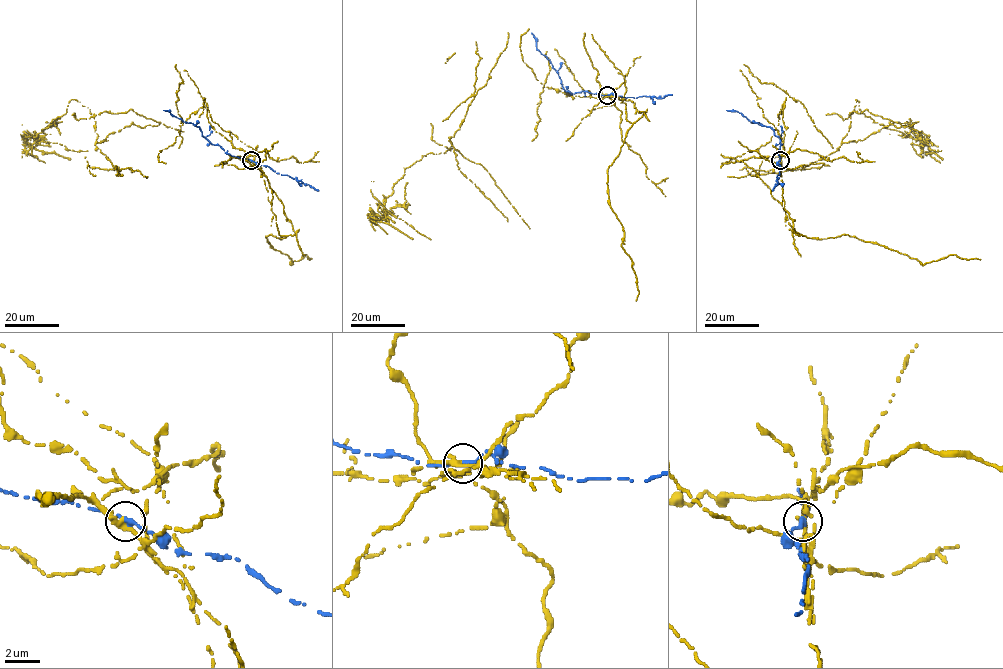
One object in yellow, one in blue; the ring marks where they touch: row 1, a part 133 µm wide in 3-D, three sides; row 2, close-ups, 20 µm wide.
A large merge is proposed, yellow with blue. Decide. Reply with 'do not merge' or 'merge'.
do not merge

